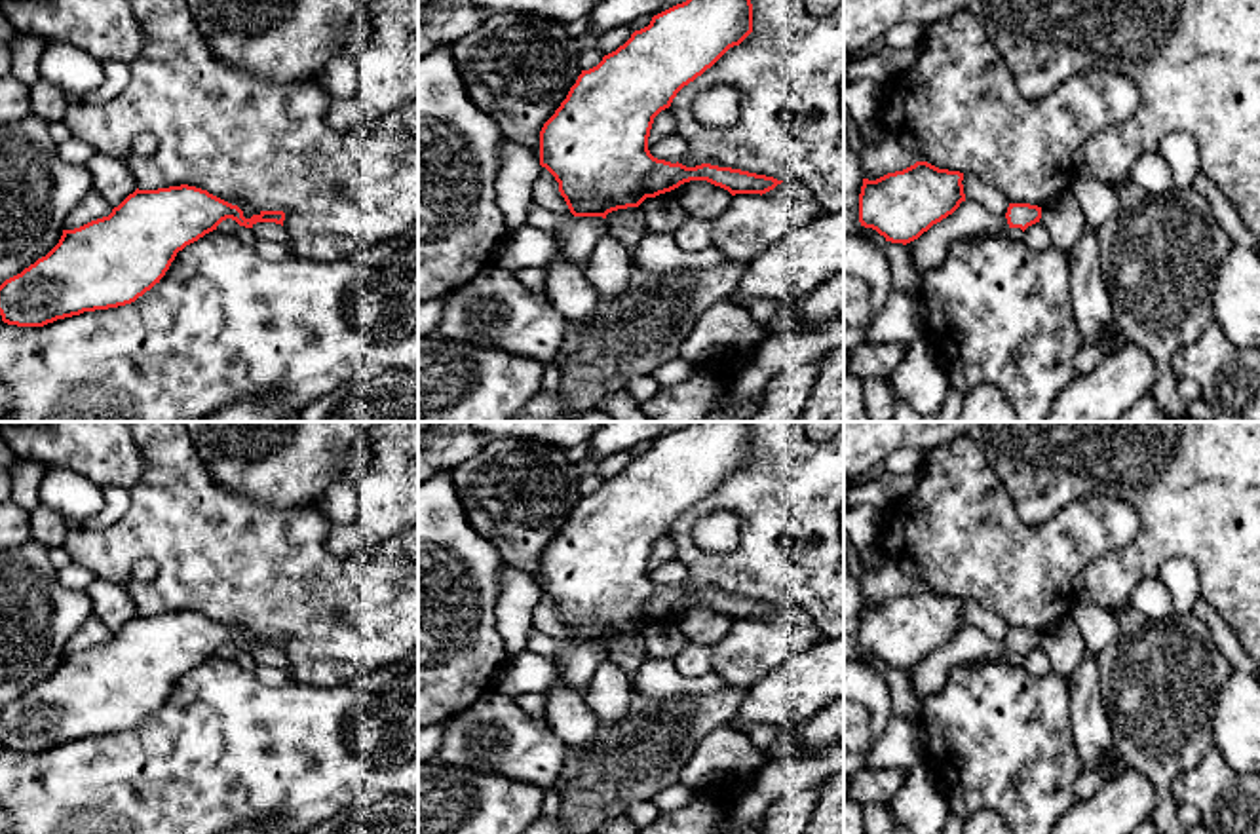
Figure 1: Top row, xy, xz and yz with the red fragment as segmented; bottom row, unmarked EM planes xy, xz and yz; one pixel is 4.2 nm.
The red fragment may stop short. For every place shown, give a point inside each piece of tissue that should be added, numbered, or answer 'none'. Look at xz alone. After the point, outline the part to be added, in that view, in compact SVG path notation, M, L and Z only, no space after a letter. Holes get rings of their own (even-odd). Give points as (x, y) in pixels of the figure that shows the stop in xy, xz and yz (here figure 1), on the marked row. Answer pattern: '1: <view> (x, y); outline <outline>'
none

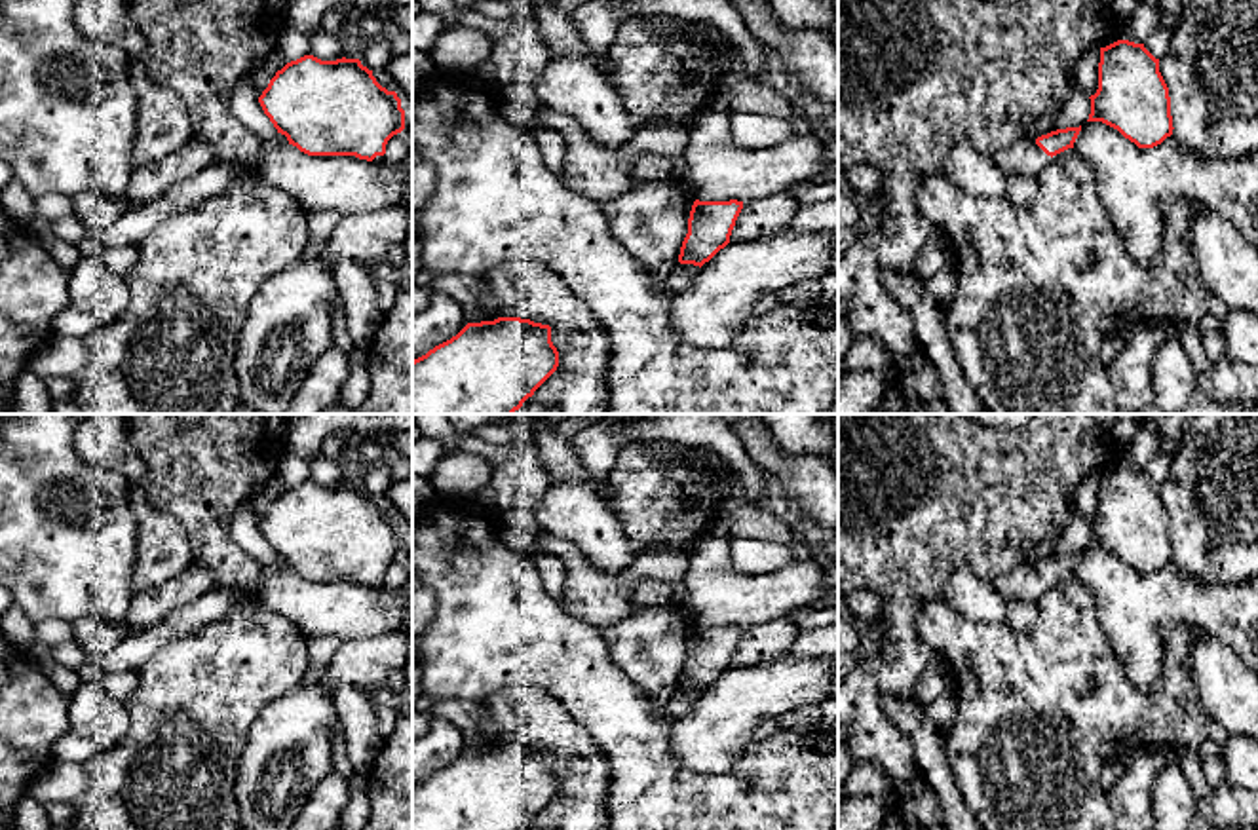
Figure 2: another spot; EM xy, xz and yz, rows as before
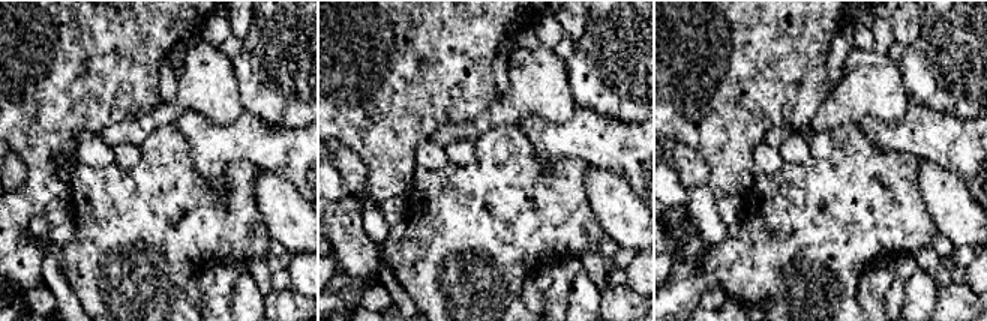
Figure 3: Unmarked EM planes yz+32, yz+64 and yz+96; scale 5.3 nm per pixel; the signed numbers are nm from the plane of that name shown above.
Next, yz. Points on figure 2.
1: yz (1023, 156); outline M1022 135L1013 144L996 152L992 161L1005 177L1026 175L1038 179L1051 163L1051 156L1034 139Z

